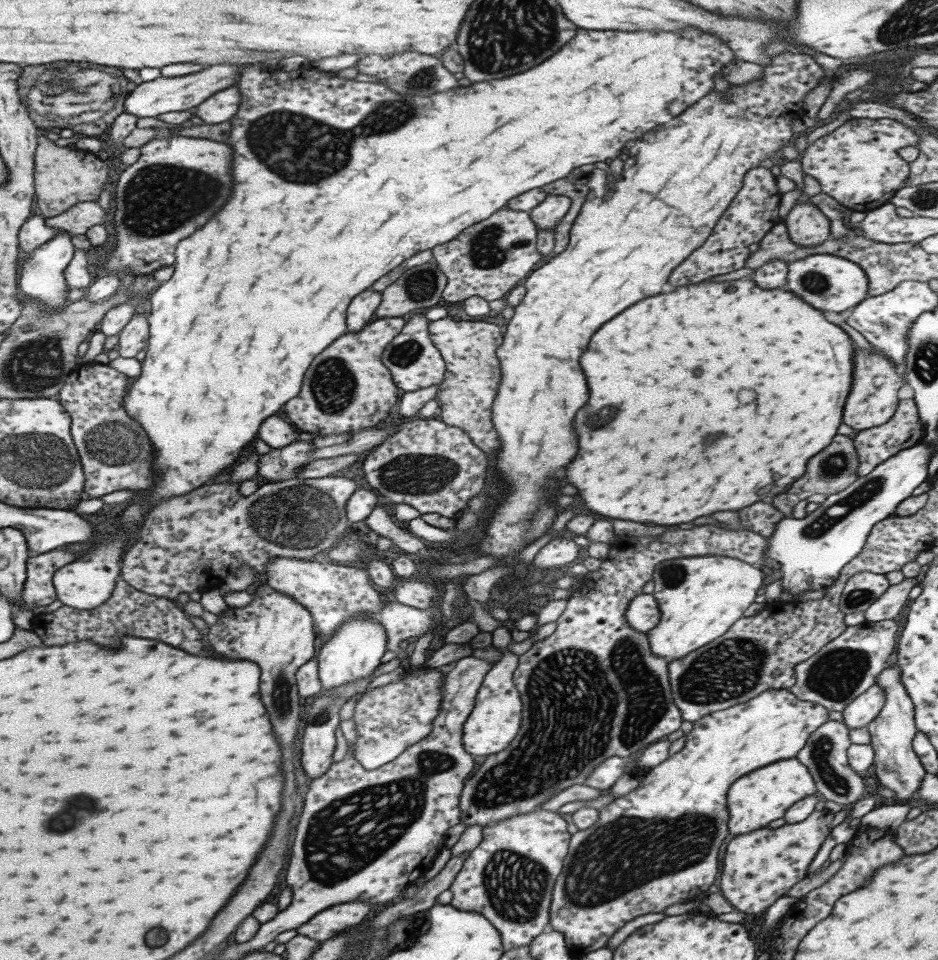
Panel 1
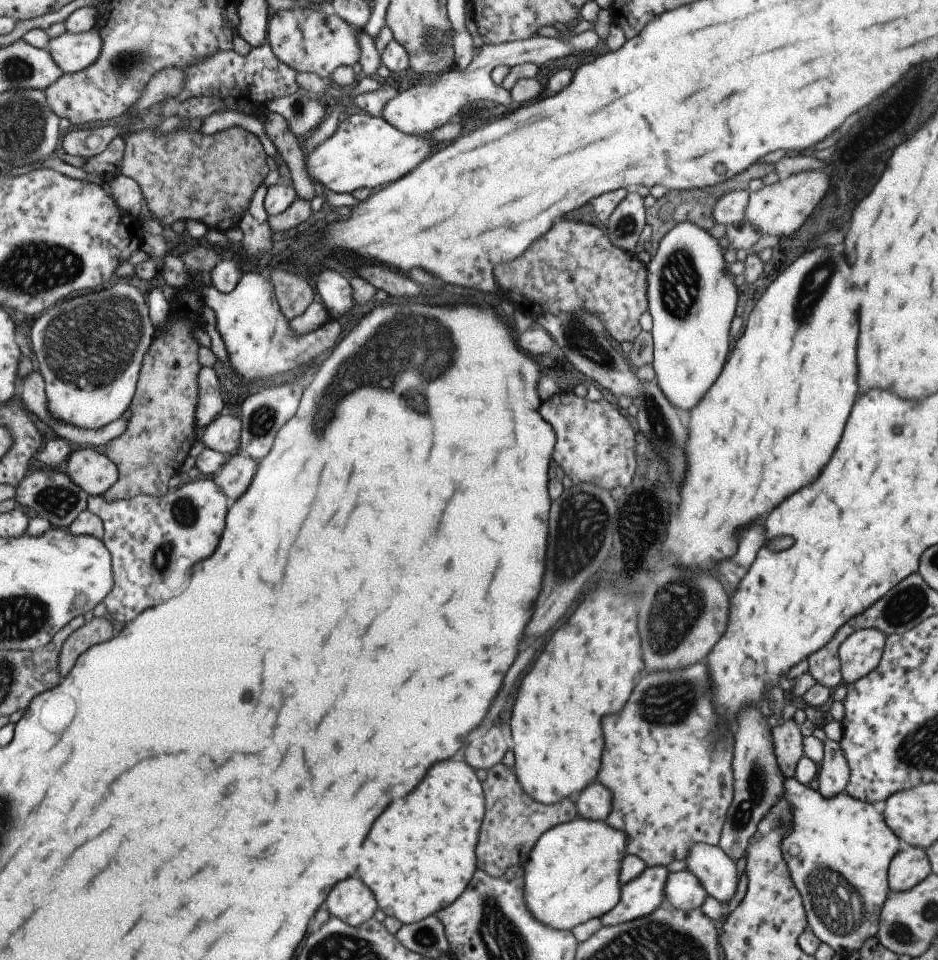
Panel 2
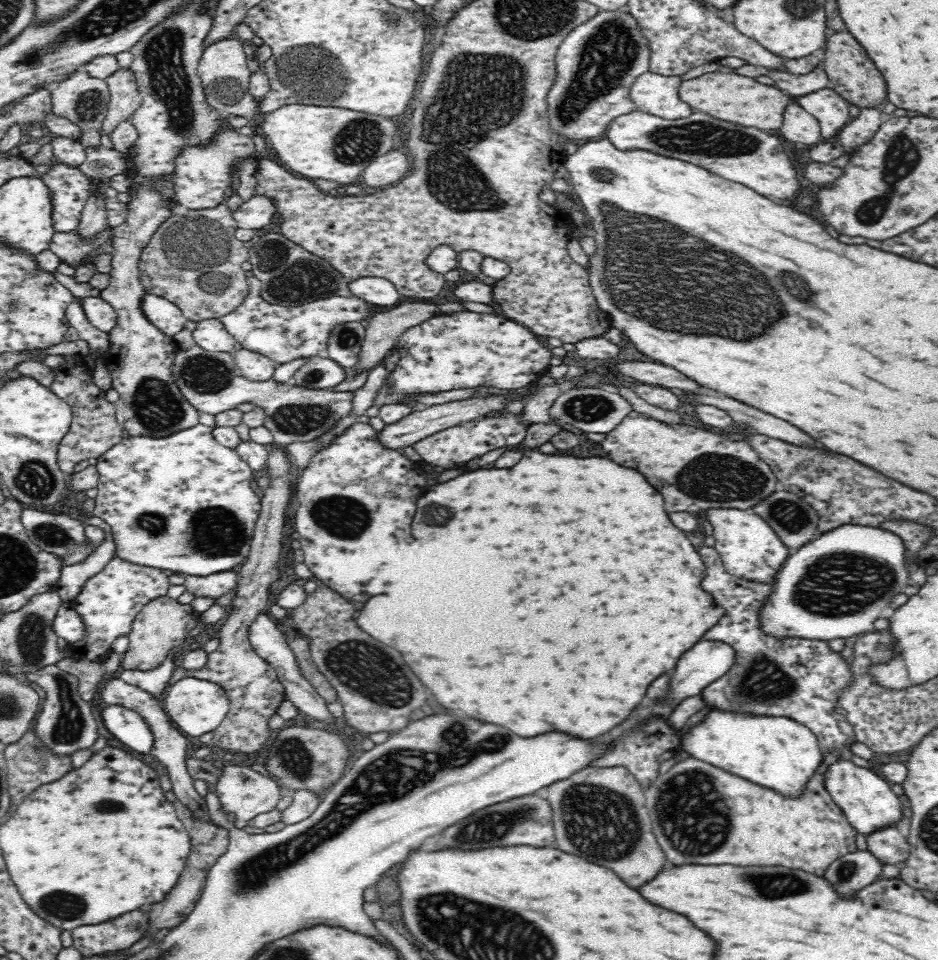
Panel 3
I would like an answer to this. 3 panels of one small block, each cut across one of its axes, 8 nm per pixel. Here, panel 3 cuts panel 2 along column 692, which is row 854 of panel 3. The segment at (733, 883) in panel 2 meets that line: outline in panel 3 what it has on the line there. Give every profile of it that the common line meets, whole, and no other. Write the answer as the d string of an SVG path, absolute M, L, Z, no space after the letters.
M856 849L836 860L822 877L832 883L834 891L849 899L880 878L883 867L885 865L868 849Z

